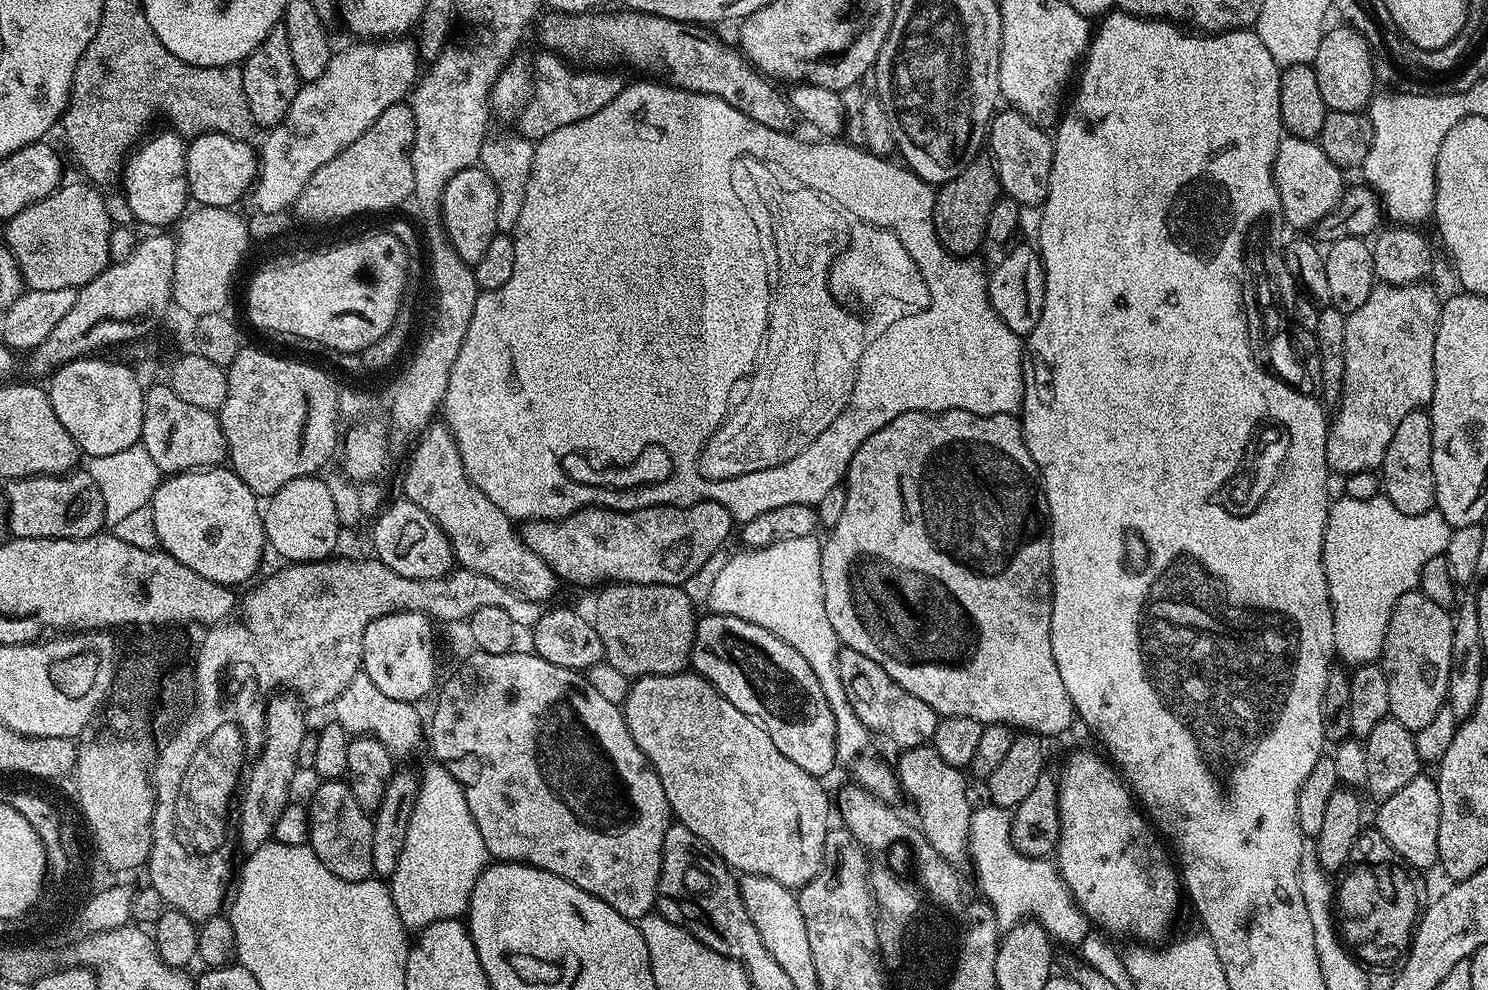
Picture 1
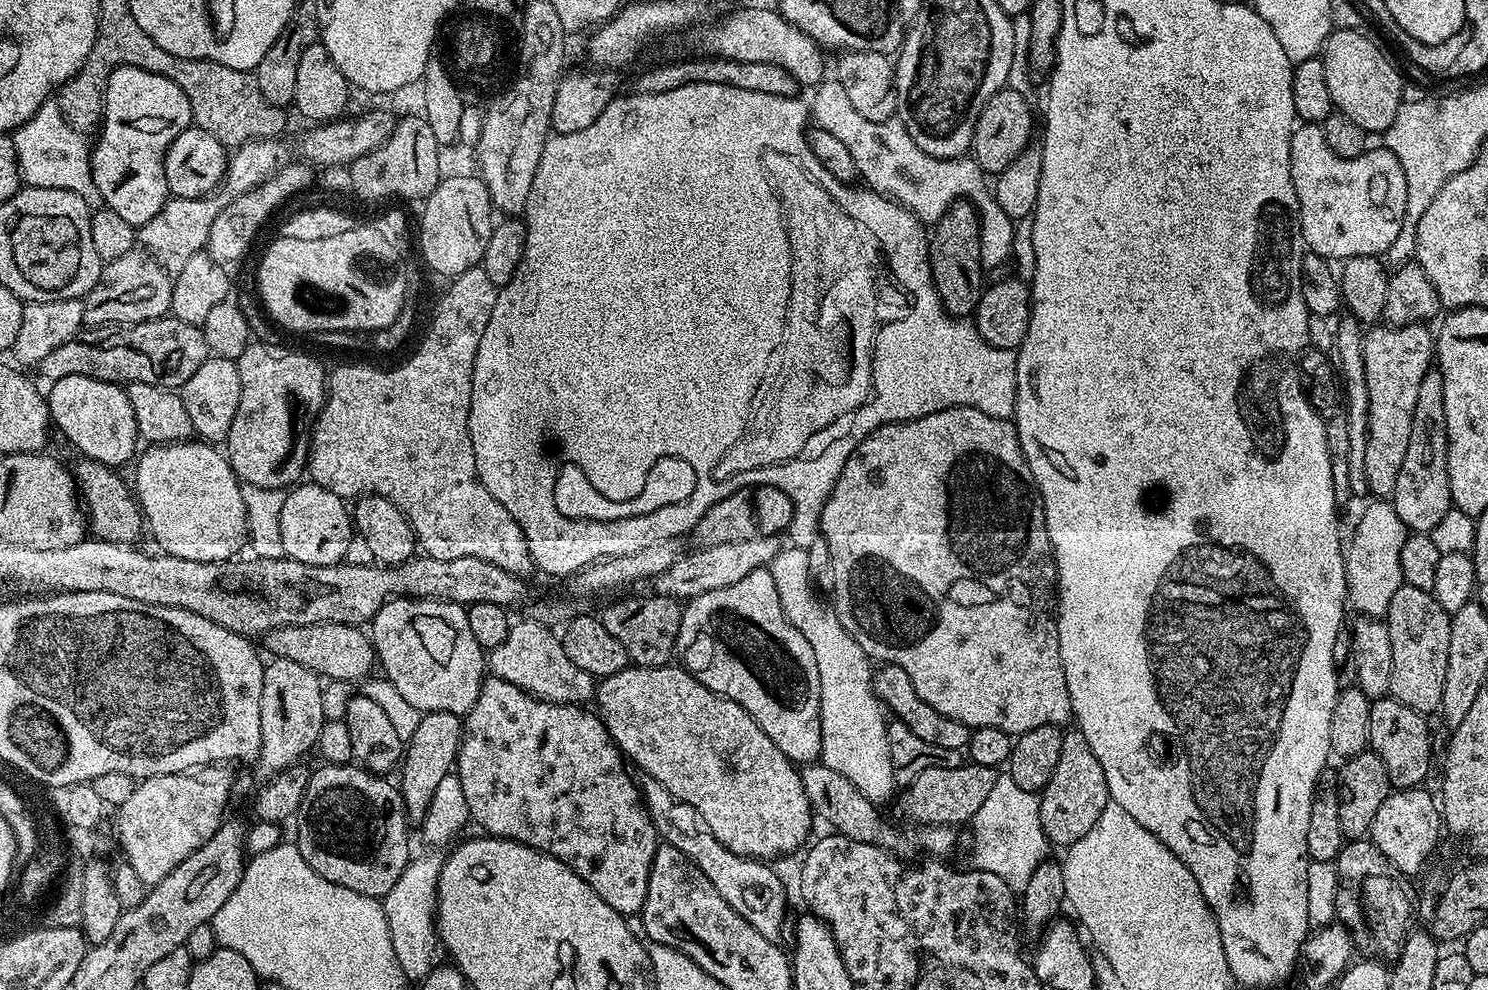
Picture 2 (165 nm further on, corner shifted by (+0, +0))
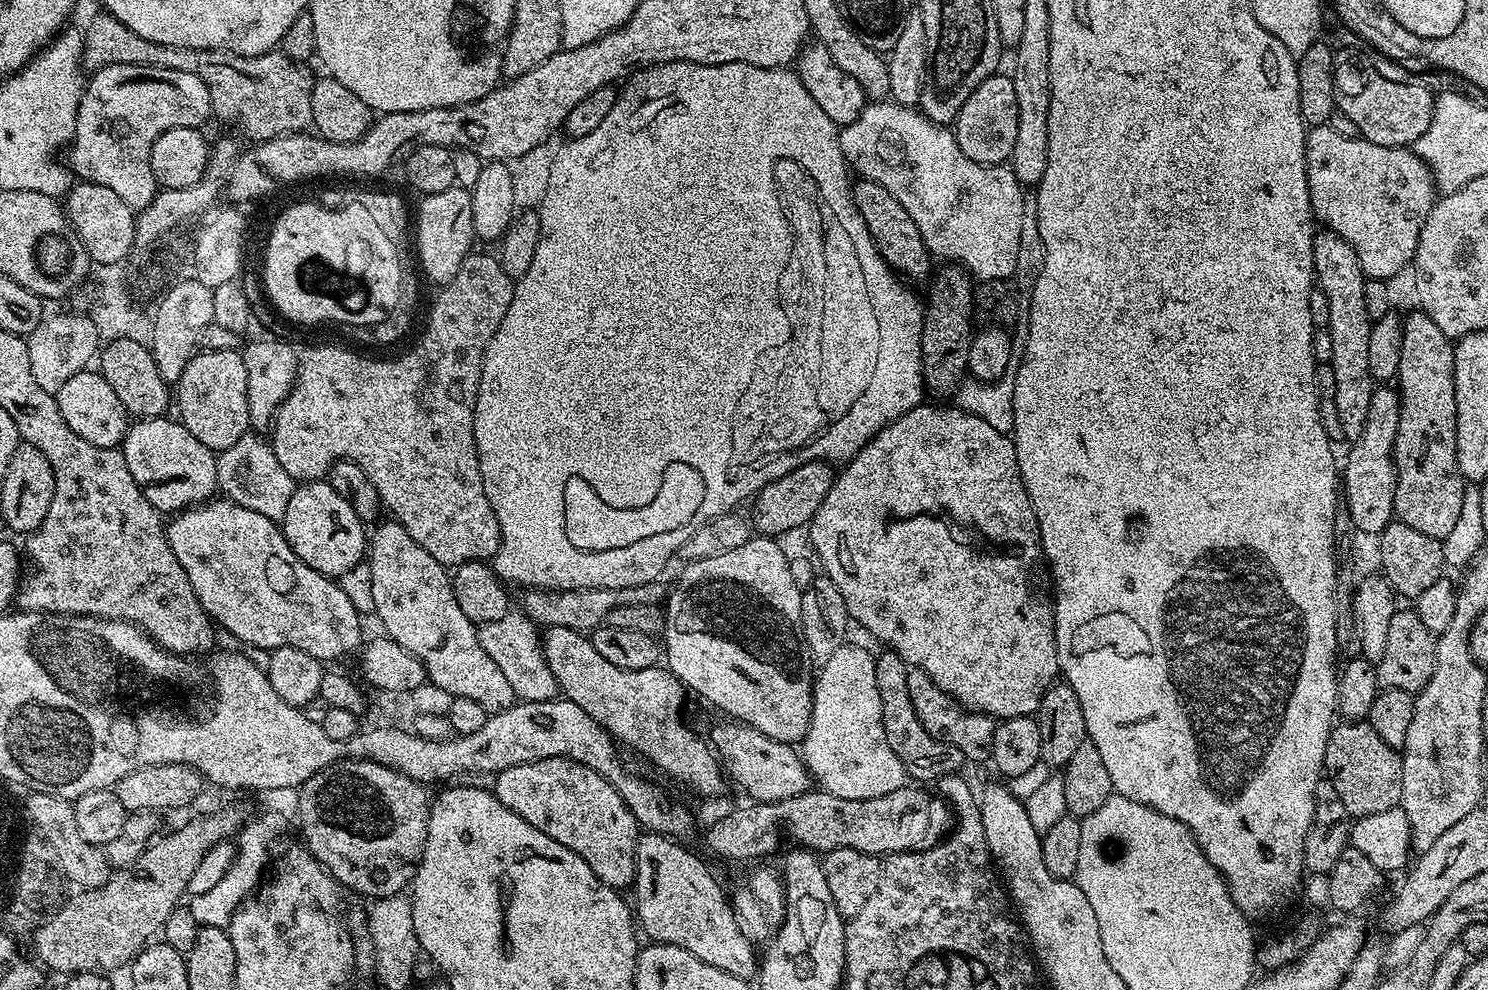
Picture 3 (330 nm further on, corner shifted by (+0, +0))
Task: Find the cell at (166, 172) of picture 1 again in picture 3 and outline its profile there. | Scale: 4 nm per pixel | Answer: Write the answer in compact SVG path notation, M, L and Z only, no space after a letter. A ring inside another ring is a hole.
M115 64L95 69L89 76L92 77L89 80L87 77L80 93L76 133L72 135L72 143L67 145L66 163L81 181L114 190L114 194L118 194L118 198L122 198L126 206L134 210L150 206L158 191L154 170L150 166L154 142L158 142L158 138L166 134L166 130L203 129L204 123L212 116L210 90L206 88L206 82L202 82L202 78L173 68Z

